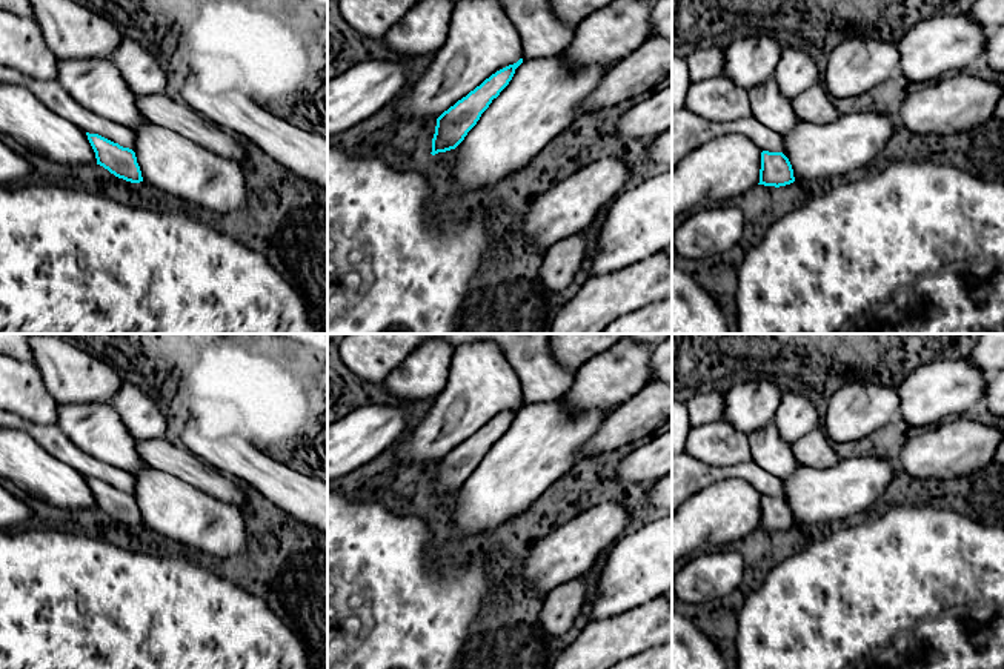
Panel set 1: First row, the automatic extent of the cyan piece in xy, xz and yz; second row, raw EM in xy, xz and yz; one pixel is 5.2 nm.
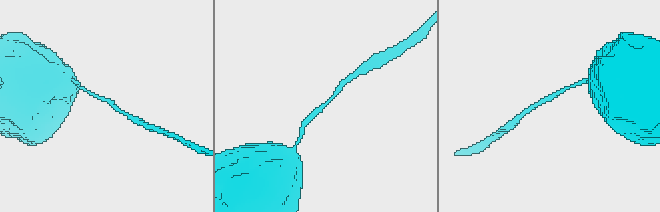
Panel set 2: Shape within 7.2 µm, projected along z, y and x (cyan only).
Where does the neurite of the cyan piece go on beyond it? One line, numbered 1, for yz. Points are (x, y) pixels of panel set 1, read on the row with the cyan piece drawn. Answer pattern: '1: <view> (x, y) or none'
1: none

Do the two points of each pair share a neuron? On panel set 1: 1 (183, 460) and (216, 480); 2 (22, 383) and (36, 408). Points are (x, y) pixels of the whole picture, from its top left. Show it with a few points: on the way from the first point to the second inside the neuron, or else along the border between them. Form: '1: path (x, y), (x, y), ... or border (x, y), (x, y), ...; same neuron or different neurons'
1: path (191, 468), (208, 480); same neuron
2: path (22, 389), (33, 402); same neuron

